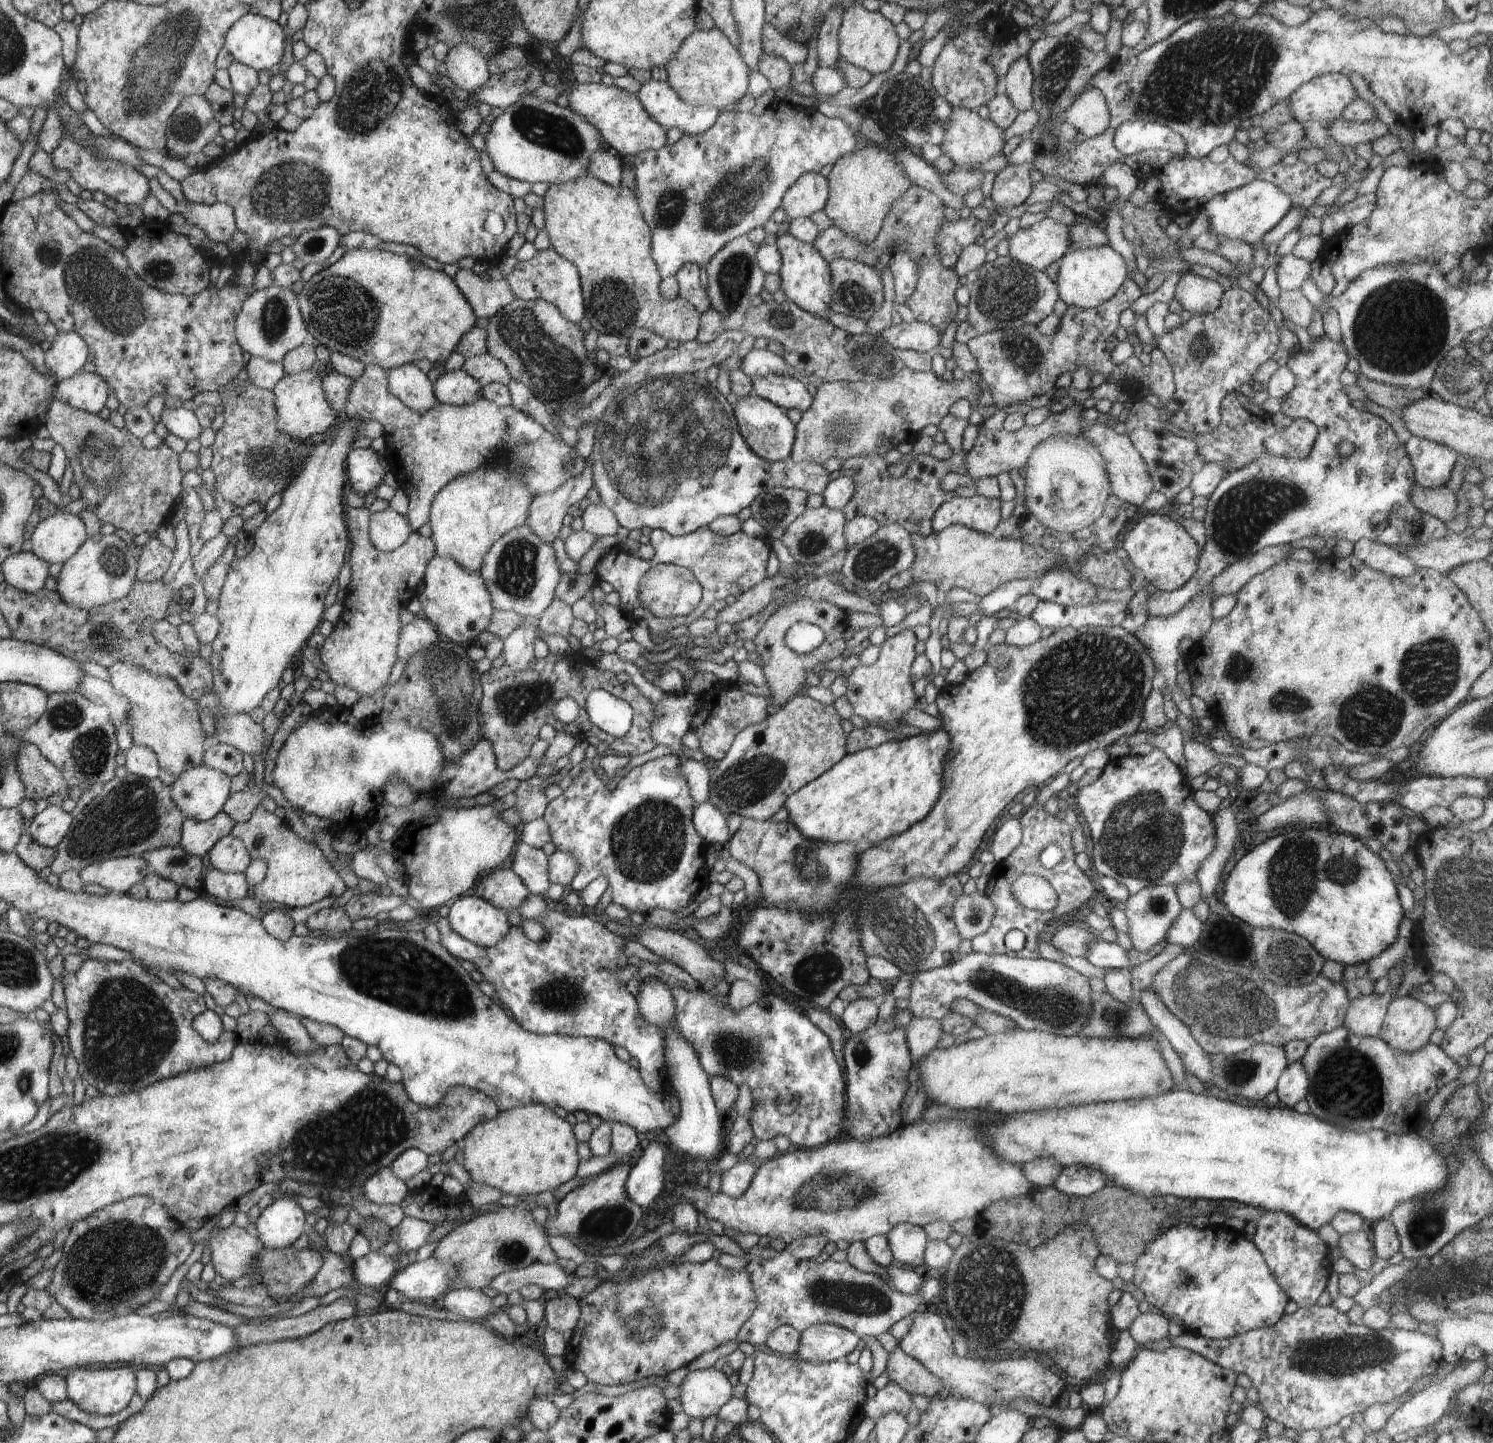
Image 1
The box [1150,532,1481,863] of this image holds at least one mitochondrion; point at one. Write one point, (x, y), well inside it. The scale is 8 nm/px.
(1429, 671)

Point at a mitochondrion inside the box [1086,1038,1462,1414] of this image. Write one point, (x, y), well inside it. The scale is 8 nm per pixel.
(1338, 1356)

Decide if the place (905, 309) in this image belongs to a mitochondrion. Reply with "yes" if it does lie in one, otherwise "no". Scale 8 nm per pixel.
no

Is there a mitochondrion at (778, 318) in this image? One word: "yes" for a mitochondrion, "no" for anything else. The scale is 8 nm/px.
yes

